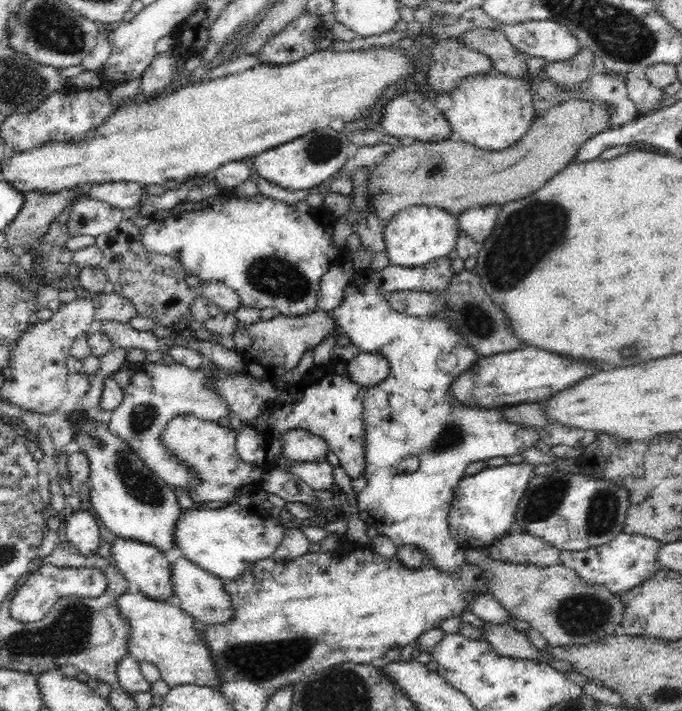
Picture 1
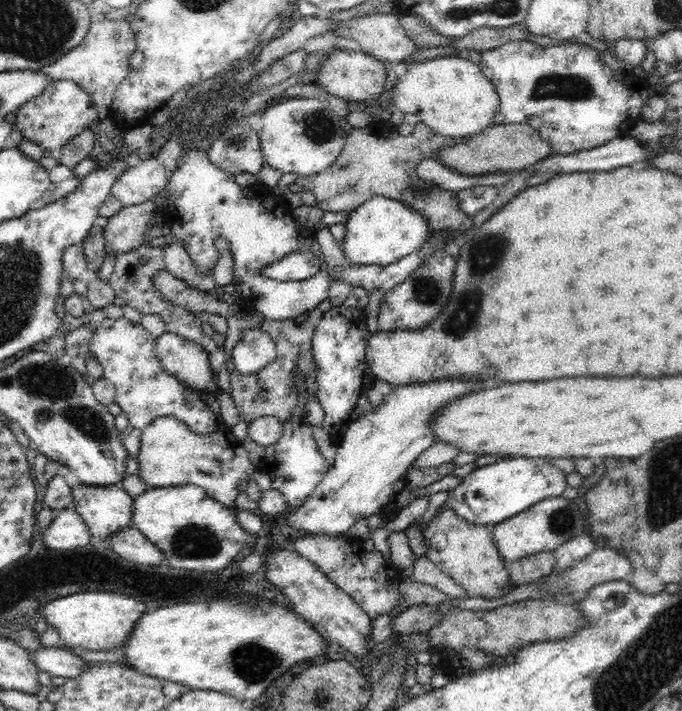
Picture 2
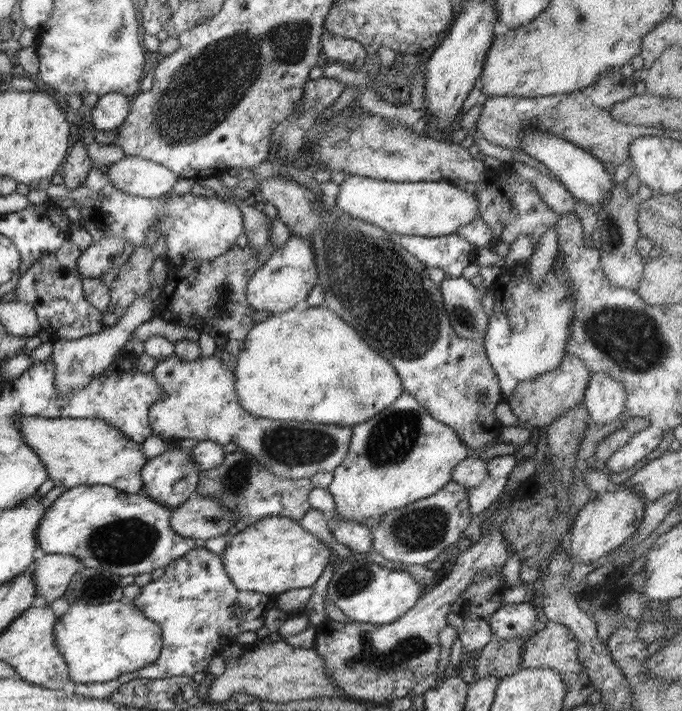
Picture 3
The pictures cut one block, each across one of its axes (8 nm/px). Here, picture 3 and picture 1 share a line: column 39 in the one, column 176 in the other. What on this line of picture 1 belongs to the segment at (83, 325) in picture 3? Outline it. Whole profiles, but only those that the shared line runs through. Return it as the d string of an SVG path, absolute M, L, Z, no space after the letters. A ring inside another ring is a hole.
M130 219L122 220L114 230L95 237L95 244L102 250L100 266L106 273L114 292L130 299L136 307L136 314L149 316L166 328L186 319L191 324L189 306L198 296L198 289L188 287L186 271L177 258L148 252L142 244L142 228L136 227Z

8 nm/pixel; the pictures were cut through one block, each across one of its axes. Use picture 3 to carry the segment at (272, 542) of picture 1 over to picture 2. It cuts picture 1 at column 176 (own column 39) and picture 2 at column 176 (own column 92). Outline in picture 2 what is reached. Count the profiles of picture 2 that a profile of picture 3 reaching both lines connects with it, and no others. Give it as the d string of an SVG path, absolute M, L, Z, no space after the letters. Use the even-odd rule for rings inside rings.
M193 484L148 488L134 498L131 524L162 551L163 563L166 566L189 571L220 571L234 558L252 550L256 540L255 534L246 533L241 529L228 506L208 498L203 488Z

